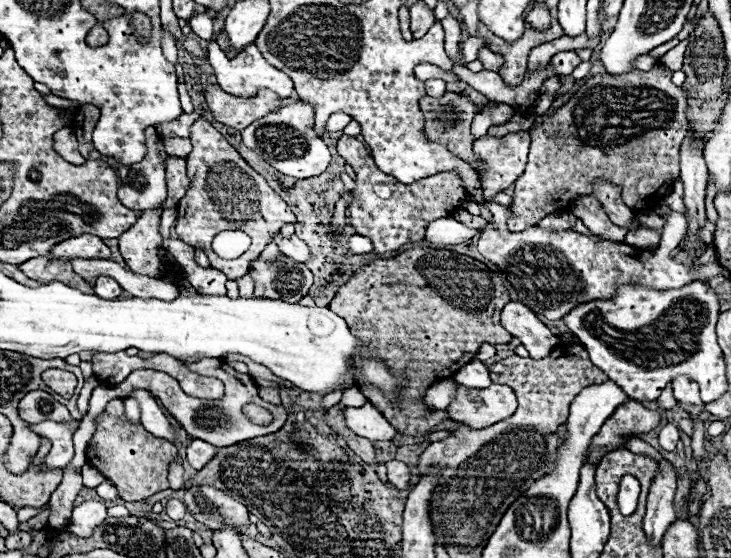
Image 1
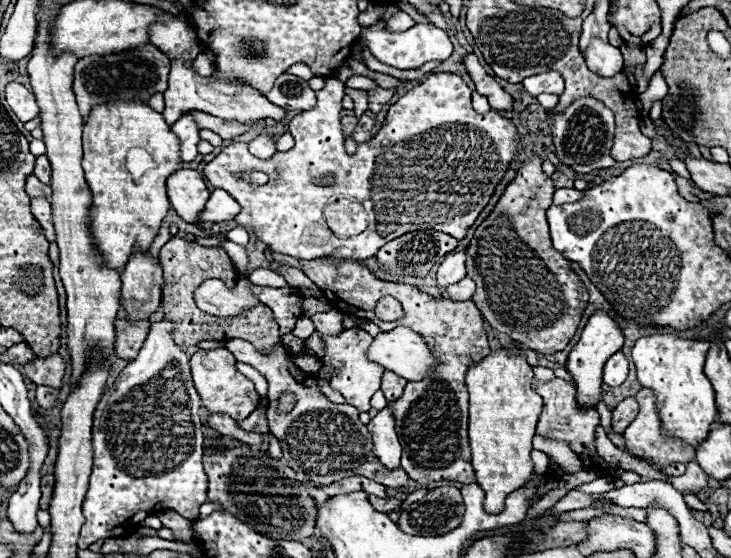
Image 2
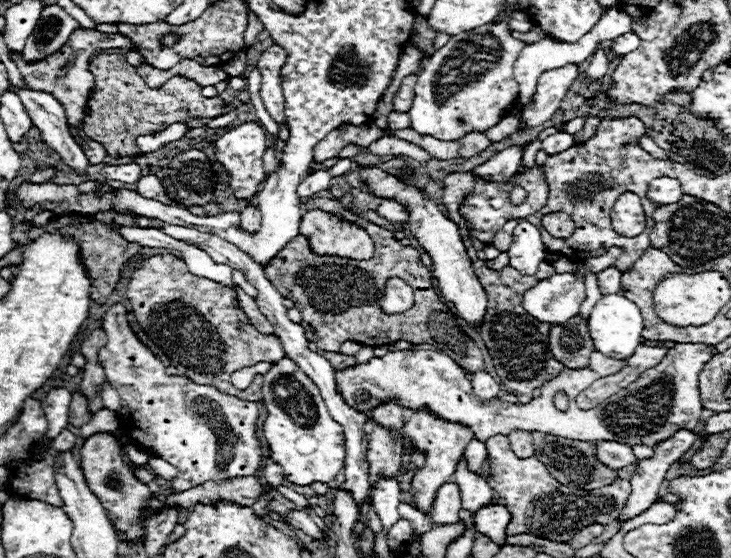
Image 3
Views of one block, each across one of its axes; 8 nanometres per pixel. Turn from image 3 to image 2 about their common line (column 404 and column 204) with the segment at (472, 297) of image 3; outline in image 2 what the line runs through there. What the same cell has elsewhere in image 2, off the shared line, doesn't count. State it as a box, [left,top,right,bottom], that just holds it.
[166,168,210,226]

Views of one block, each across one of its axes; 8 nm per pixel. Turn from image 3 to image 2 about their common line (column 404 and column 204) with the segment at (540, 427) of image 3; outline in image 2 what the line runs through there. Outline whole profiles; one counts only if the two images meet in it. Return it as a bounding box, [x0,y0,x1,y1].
[190,348,260,422]

